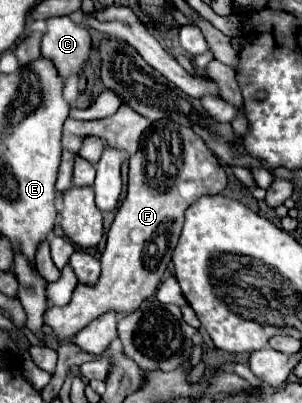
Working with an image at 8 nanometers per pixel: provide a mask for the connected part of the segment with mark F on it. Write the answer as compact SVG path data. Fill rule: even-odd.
M157 120L139 142L139 150L129 162L127 196L121 202L115 220L107 232L107 246L101 254L101 276L97 284L79 284L67 306L49 306L43 322L53 330L53 336L63 342L71 340L79 330L91 324L105 312L135 312L139 304L151 298L171 262L177 246L183 212L199 198L221 194L227 184L225 168L217 162L205 142L187 126L171 120ZM155 244L155 254L147 254L147 246Z

